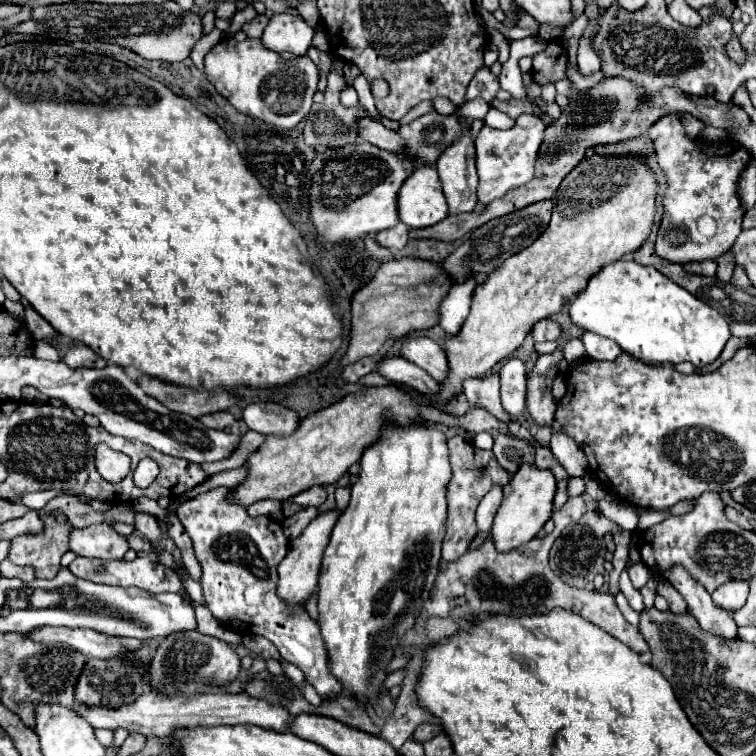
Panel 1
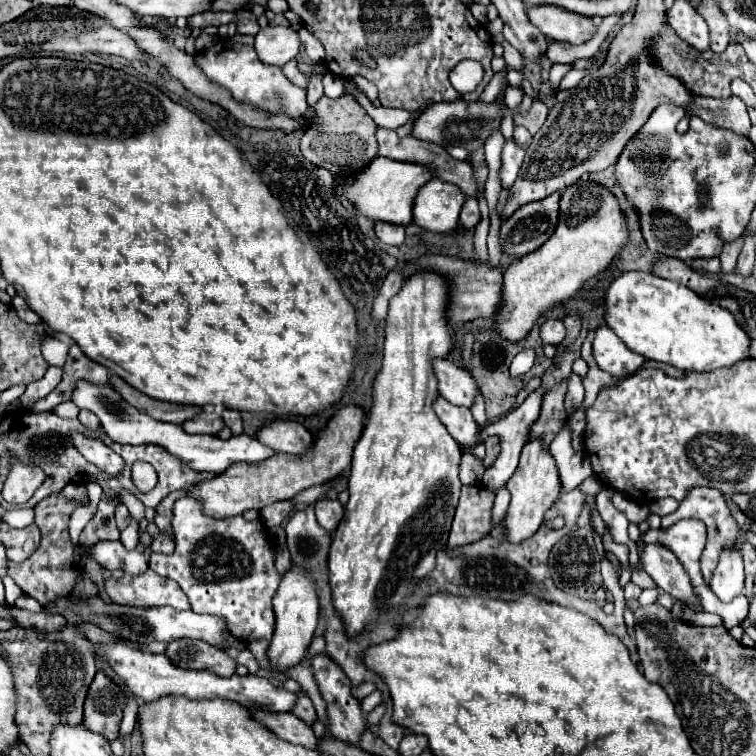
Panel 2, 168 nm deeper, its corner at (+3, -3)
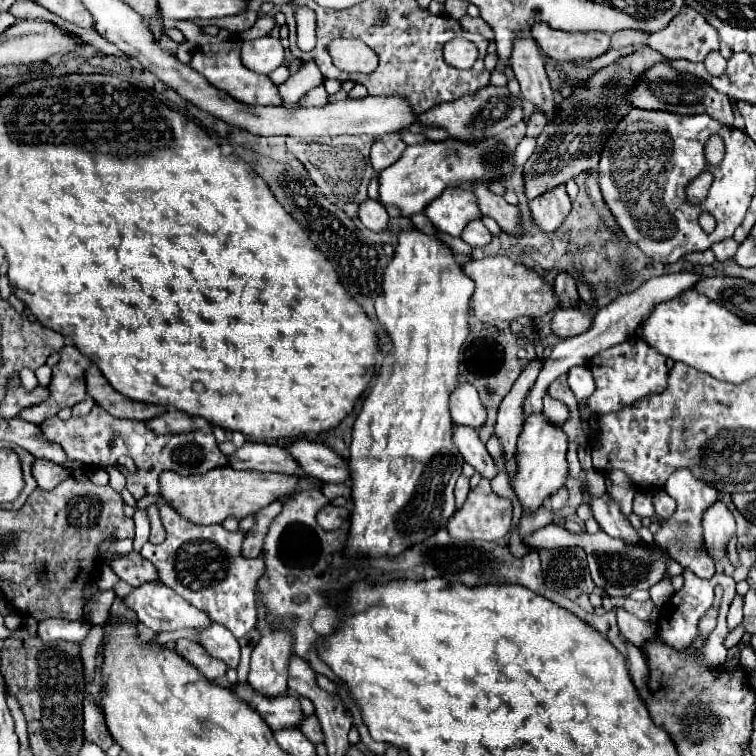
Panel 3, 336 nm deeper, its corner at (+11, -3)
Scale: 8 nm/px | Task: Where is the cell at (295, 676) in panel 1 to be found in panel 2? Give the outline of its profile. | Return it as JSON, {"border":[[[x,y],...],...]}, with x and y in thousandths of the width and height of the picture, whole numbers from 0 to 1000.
{"border":[[[396,917],[396,919],[393,919],[393,930],[390,930],[388,943],[390,943],[390,946],[398,951],[398,954],[403,954],[406,959],[414,959],[414,956],[419,954],[417,935],[414,935],[411,925],[409,925],[403,917]]]}

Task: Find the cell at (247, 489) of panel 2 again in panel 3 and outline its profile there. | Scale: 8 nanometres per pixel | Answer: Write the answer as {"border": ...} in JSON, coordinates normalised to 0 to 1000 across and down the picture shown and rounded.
{"border":[[[284,618],[271,628],[242,631],[229,623],[213,626],[213,657],[245,687],[261,694],[295,692],[298,684],[311,681],[313,687],[340,679],[366,660],[377,660],[390,652],[396,631],[377,626],[345,626],[345,623],[313,623],[308,618]]]}

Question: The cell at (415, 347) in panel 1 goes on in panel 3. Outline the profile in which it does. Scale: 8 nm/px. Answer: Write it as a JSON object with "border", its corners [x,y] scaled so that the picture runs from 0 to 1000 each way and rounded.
{"border":[[[610,504],[594,522],[594,541],[597,541],[597,554],[604,562],[620,562],[620,565],[636,565],[642,560],[642,541],[634,530],[631,515]]]}

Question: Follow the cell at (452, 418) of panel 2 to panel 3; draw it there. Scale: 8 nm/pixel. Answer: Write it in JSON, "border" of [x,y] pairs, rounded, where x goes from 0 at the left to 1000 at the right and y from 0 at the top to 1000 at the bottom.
{"border":[[[599,562],[599,586],[604,589],[612,607],[623,612],[642,634],[652,634],[657,628],[657,618],[628,567],[618,562]]]}

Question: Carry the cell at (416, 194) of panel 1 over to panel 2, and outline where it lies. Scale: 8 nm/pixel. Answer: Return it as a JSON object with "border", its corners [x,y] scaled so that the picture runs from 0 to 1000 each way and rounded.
{"border":[[[570,237],[549,261],[546,295],[565,306],[599,306],[607,300],[607,282],[615,258],[599,242]]]}

